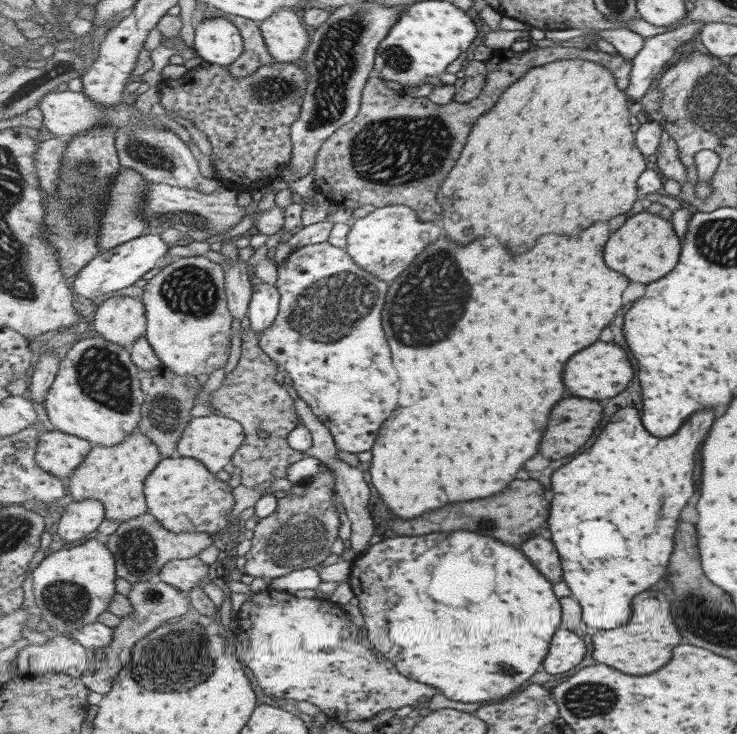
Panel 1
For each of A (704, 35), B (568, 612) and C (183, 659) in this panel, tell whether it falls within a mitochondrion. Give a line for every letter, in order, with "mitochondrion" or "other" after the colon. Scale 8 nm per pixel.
A: other
B: other
C: mitochondrion

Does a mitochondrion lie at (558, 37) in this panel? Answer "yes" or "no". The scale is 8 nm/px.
no

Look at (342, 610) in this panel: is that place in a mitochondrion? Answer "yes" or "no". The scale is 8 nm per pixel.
no

